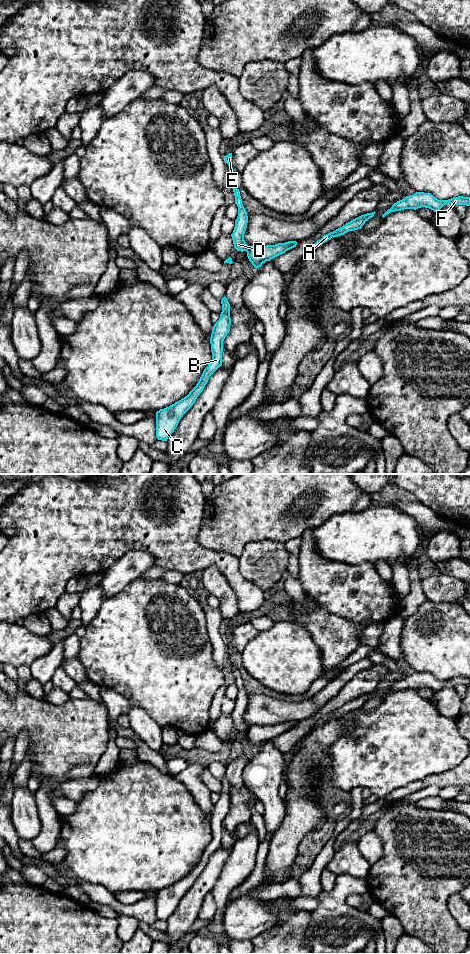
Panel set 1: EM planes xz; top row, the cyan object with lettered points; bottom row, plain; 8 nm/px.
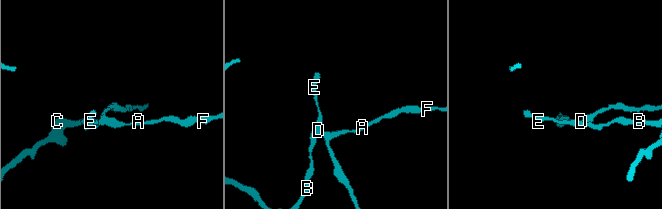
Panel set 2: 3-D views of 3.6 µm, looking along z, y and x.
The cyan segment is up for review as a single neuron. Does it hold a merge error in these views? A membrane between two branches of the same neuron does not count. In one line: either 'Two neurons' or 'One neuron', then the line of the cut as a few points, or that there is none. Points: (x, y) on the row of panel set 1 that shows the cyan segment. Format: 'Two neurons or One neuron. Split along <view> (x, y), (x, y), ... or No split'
Two neurons. Split along xz (249, 246), (246, 251)

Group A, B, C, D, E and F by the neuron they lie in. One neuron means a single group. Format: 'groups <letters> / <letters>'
groups A F / B C D E

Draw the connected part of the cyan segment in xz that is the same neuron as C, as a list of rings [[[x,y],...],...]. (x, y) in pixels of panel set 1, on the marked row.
[[[224,296],[221,300],[222,312],[219,320],[214,324],[211,337],[212,360],[204,369],[198,383],[187,396],[174,404],[156,412],[156,437],[158,440],[167,441],[176,429],[180,419],[193,406],[197,397],[203,391],[209,377],[222,366],[223,341],[230,331],[230,304]]]

